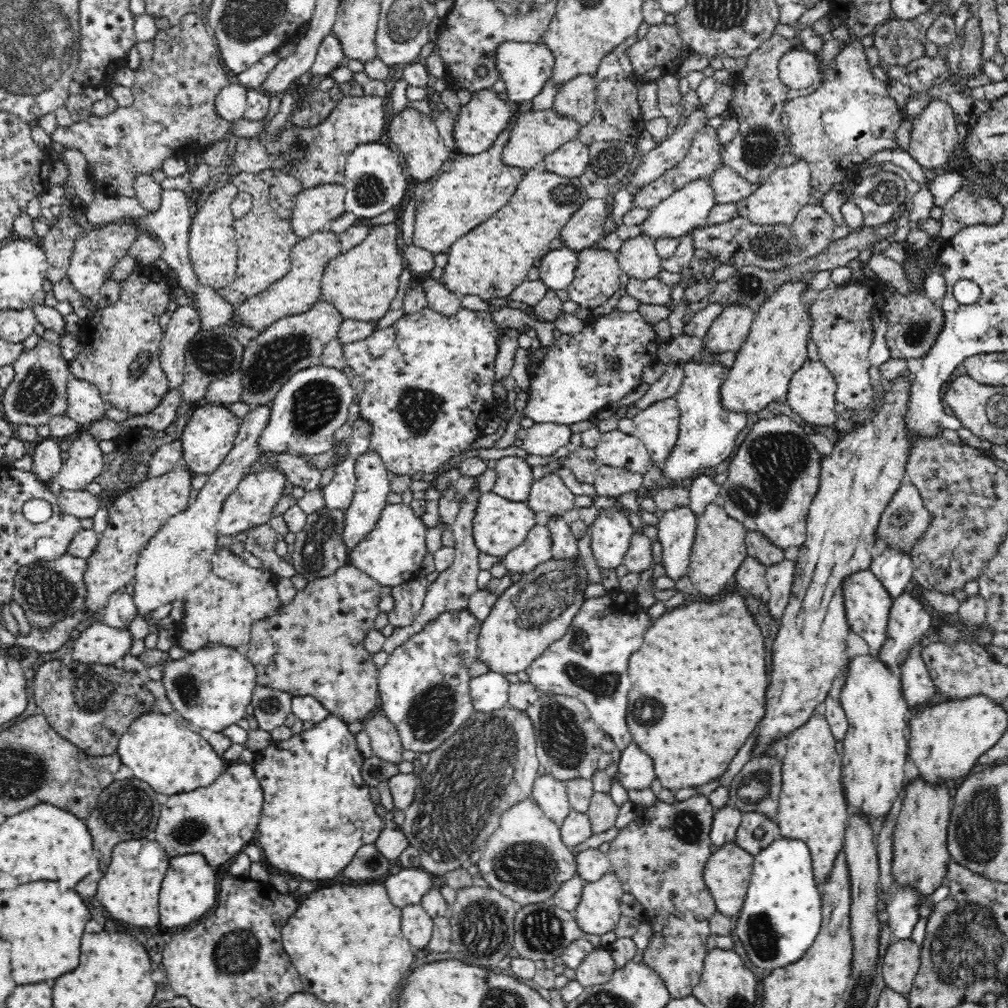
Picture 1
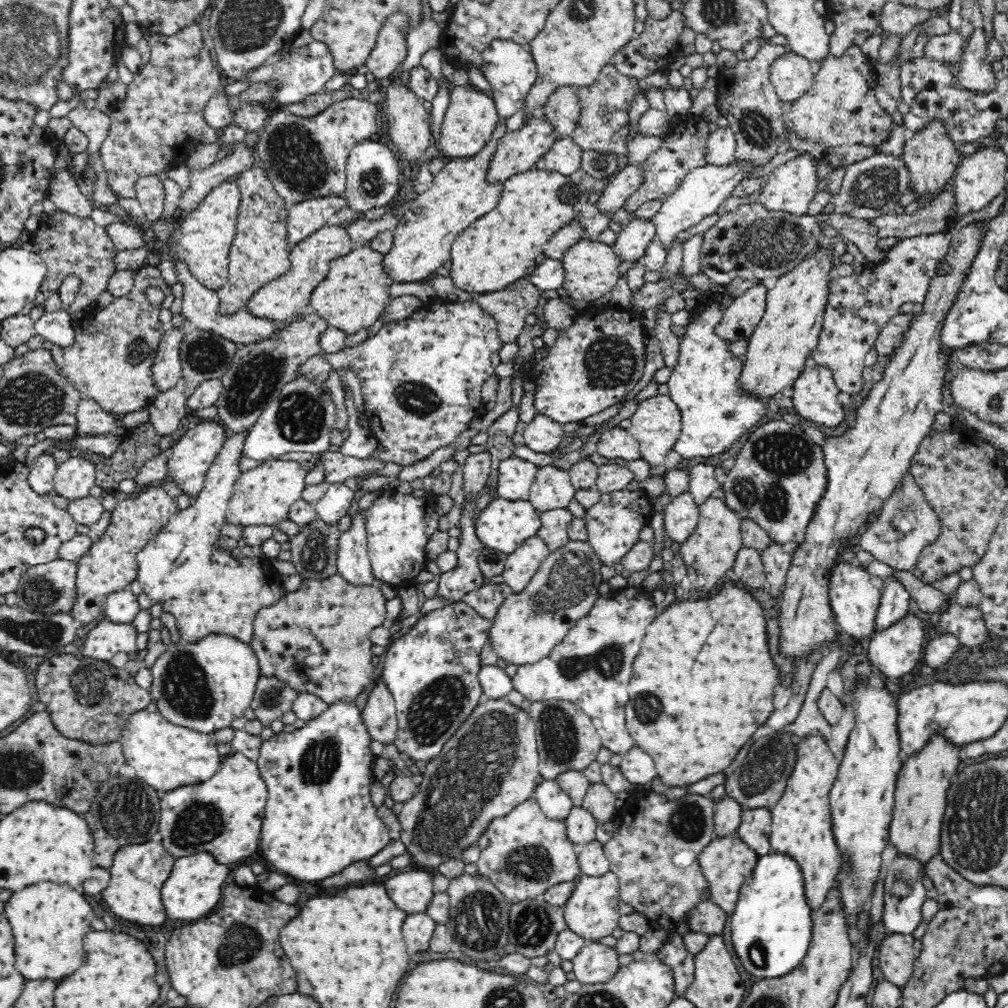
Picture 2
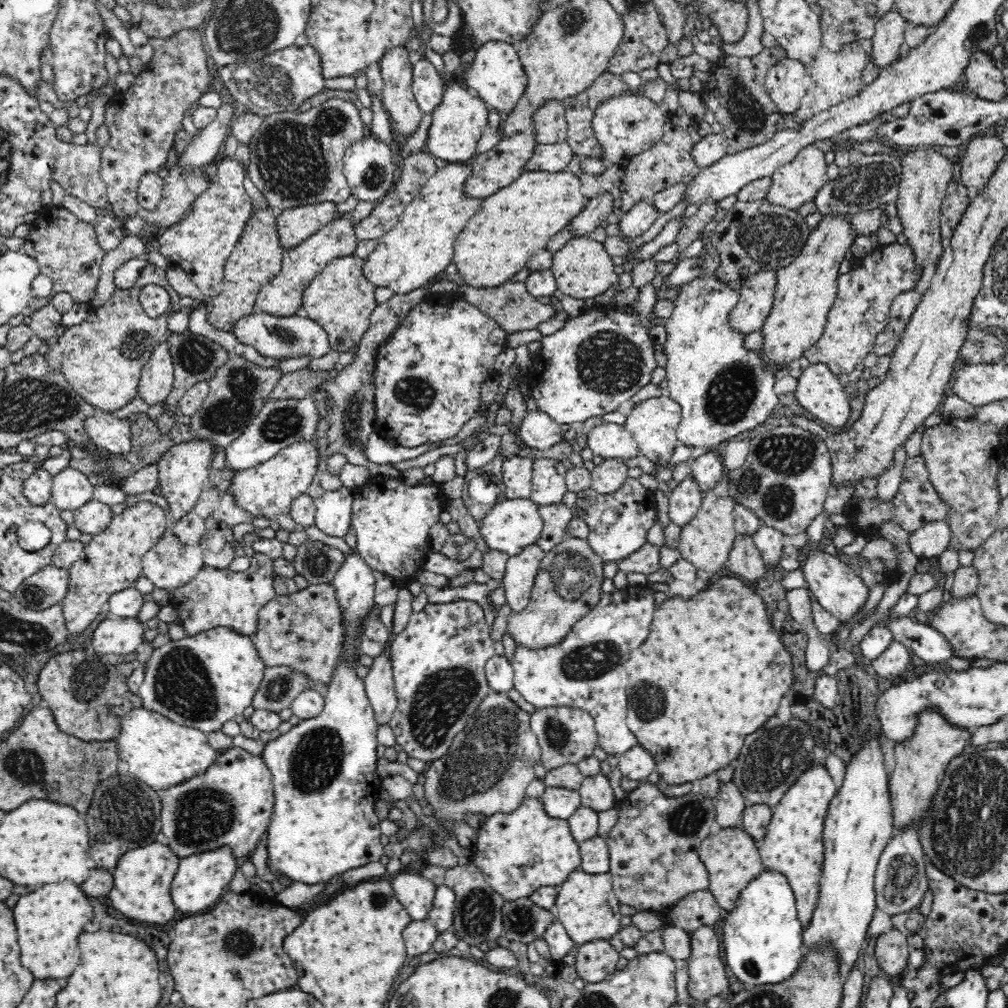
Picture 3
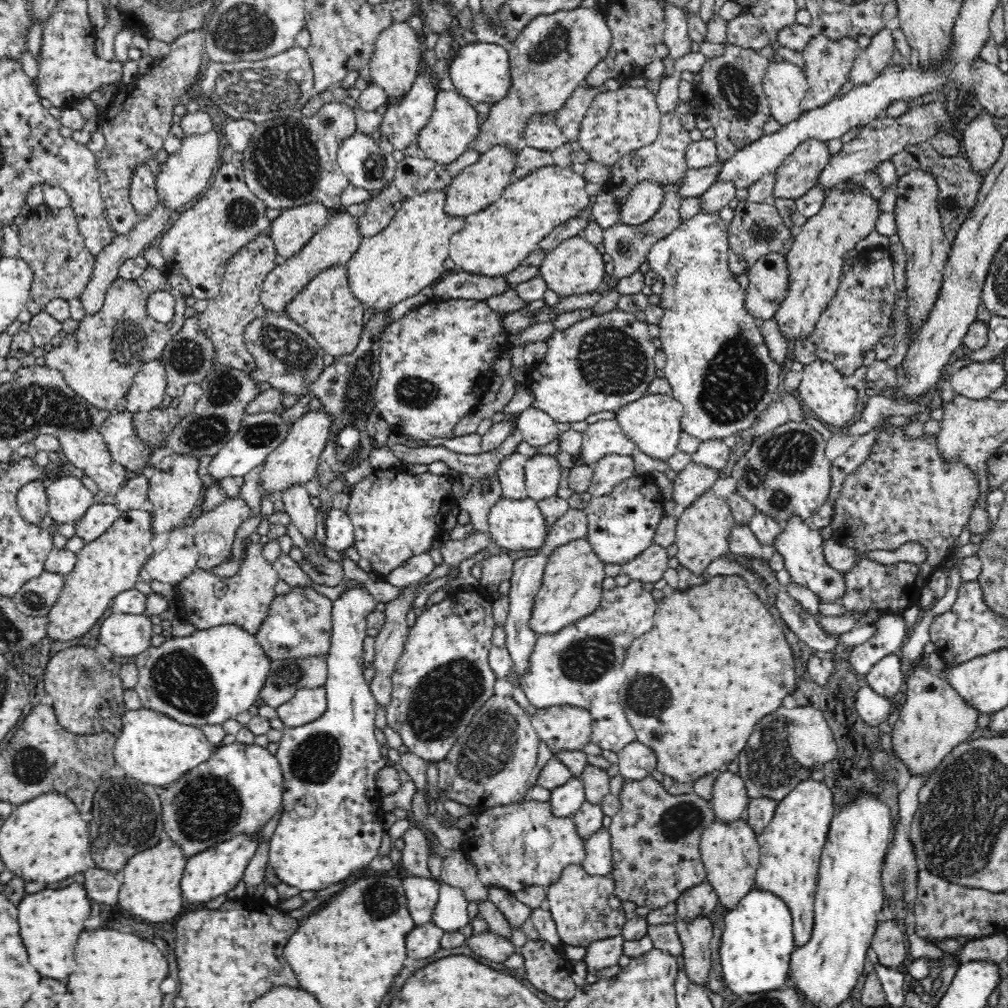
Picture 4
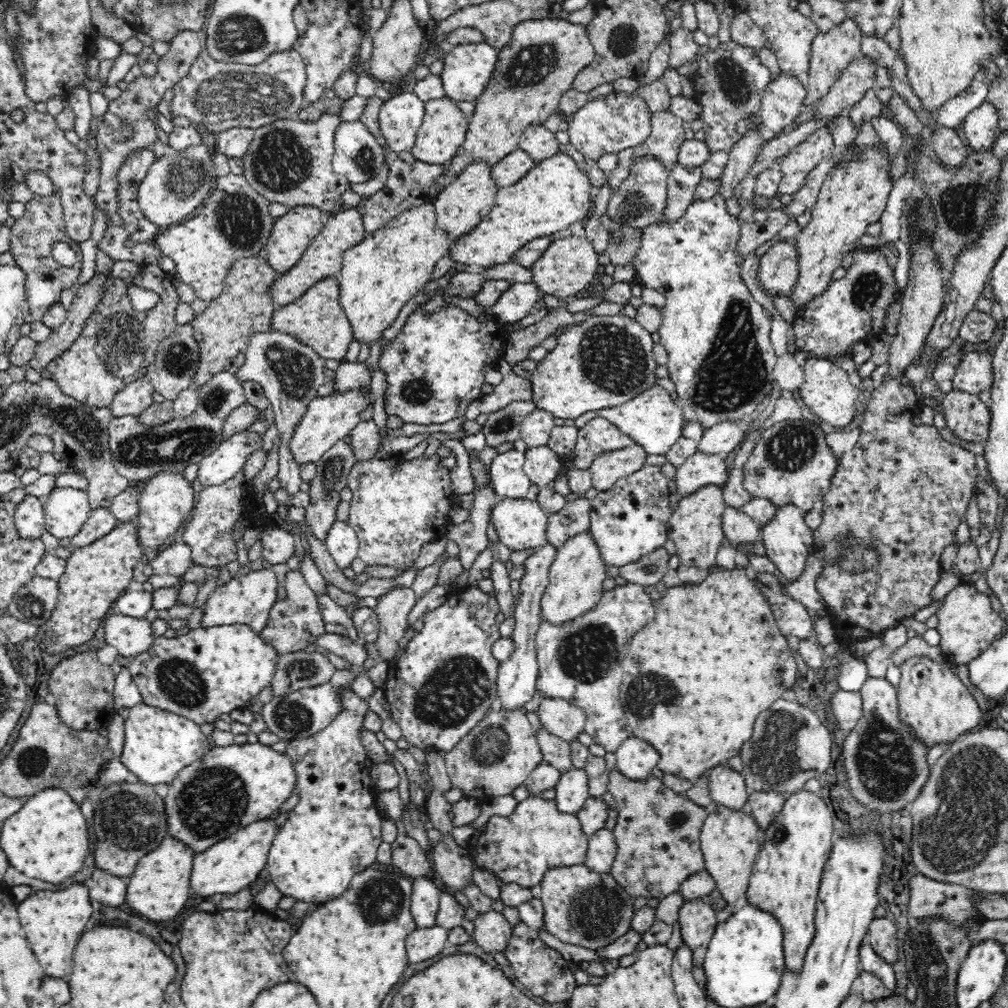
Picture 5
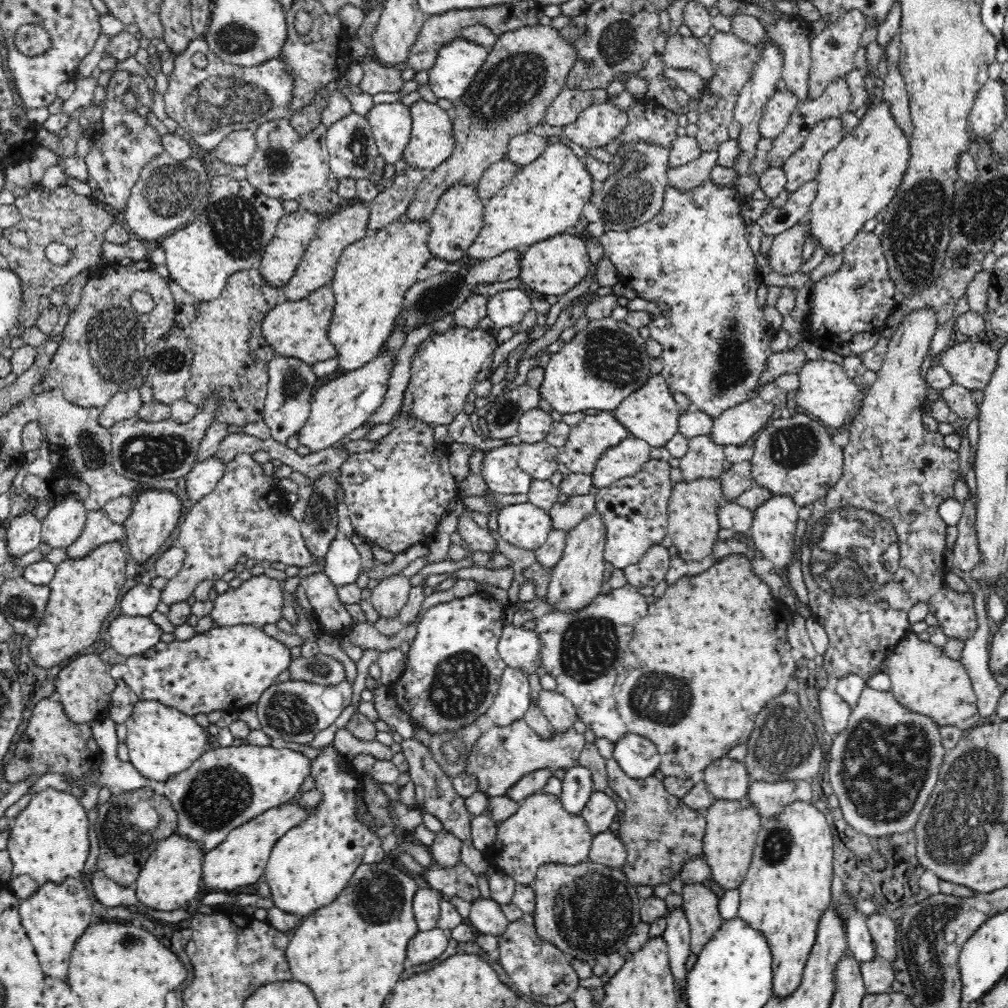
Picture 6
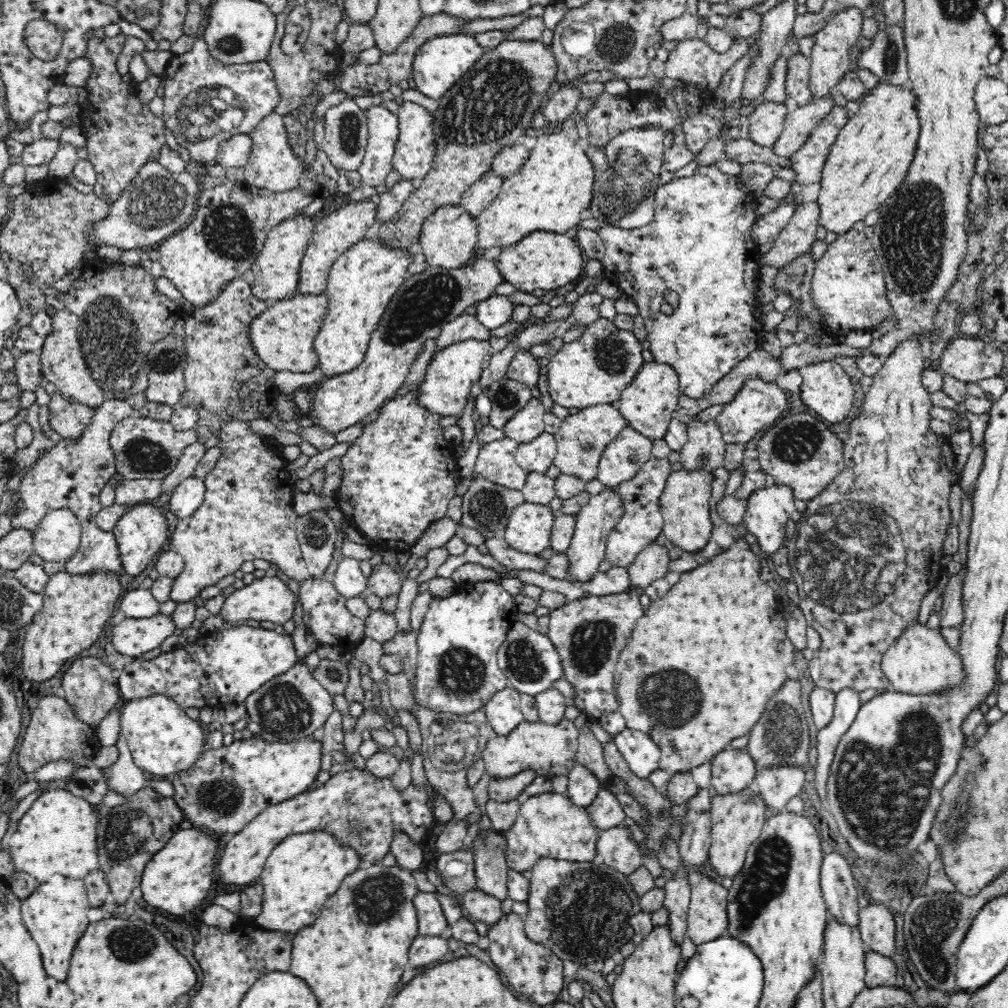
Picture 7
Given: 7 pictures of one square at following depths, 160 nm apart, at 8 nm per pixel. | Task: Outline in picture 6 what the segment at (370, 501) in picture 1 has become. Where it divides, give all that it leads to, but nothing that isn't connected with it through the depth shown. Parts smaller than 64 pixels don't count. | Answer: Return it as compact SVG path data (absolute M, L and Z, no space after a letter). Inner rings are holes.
M333 745L324 747L316 758L311 758L309 775L315 778L315 787L322 790L323 800L310 818L283 834L271 850L264 872L265 882L271 890L273 906L283 912L306 918L314 910L328 906L360 865L384 860L382 841L356 817L360 773L351 772L346 762L349 760Z

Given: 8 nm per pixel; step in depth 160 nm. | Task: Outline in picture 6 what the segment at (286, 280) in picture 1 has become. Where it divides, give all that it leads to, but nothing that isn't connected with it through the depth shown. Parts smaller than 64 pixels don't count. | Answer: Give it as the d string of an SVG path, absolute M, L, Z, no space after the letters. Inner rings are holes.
M361 202L356 205L342 205L338 212L332 213L328 218L321 219L318 222L314 238L305 250L304 256L292 278L284 287L284 294L288 300L302 300L321 286L328 286L332 282L335 266L338 264L342 251L349 244L366 236L369 214L369 205Z

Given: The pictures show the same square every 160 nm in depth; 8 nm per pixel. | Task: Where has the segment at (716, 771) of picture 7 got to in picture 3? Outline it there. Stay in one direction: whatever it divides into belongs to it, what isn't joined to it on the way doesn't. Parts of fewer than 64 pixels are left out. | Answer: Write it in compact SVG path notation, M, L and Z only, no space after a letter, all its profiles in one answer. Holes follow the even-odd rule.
M733 780L730 784L721 782L714 802L717 828L733 828L742 825L746 800Z

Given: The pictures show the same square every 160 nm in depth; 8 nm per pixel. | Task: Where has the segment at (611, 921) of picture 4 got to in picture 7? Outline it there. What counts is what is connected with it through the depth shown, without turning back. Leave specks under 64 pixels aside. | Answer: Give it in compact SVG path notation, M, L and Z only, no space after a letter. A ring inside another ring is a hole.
M544 857L527 873L529 877L528 912L525 933L530 940L546 945L558 958L585 964L588 961L604 961L614 956L622 944L632 940L634 929L629 920L641 911L639 897L625 874L604 864L601 860L578 863Z

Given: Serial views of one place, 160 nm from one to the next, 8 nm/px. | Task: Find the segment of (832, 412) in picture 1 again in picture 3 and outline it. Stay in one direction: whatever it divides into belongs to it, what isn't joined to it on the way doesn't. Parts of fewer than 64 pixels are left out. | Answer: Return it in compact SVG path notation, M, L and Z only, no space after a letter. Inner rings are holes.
M822 362L810 363L798 378L795 396L802 408L830 426L844 426L850 418L850 401L838 376Z

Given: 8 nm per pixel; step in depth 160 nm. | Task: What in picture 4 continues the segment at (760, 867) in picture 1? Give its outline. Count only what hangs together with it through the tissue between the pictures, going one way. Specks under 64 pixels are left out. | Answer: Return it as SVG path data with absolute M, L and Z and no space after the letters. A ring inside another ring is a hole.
M752 889L742 898L738 906L728 910L723 919L724 928L718 955L721 964L720 973L726 986L738 997L744 993L758 994L782 988L786 984L790 956L794 950L792 917L790 917L790 909L786 908L786 903L776 895Z

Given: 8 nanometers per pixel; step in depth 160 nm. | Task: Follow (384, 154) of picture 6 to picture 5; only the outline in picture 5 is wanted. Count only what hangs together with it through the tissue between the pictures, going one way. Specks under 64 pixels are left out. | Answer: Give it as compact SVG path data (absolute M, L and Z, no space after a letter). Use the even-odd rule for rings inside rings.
M398 92L390 100L384 101L379 113L379 134L383 136L386 147L396 152L410 151L414 146L418 128L422 125L425 114L425 102L418 96Z

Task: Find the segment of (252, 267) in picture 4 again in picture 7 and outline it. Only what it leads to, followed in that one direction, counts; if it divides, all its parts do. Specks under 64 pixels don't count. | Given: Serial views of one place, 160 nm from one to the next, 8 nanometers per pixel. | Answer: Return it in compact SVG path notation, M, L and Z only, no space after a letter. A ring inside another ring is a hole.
M247 277L231 280L210 304L199 306L192 314L185 316L184 348L186 364L184 366L184 392L180 396L178 406L192 407L198 411L199 419L194 427L196 440L204 443L224 426L224 422L232 420L251 421L268 419L272 408L275 408L274 388L275 372L266 367L254 353L250 343L250 324L259 314L266 310L264 301L254 297Z

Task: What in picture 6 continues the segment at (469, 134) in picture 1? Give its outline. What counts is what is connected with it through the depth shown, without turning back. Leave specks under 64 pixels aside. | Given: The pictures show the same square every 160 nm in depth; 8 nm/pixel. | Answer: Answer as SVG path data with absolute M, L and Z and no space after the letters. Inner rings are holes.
M416 101L409 107L412 118L412 129L408 144L402 152L402 158L407 166L420 170L434 169L442 164L454 150L453 122L449 112L442 110L435 103Z

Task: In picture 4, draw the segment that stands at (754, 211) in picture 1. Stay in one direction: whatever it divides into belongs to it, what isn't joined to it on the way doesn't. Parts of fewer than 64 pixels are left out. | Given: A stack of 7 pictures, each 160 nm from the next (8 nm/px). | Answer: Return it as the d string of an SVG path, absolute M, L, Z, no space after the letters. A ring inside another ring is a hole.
M808 138L782 161L775 172L773 197L801 198L817 186L820 172L830 160L828 145L822 140Z

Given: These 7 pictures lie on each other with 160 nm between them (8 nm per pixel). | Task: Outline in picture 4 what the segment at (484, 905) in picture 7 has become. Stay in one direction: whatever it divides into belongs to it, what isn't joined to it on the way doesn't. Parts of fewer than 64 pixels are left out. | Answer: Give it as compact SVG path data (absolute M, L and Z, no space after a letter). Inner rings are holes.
M491 929L472 934L465 942L476 951L476 954L498 963L504 962L512 952L515 952L514 943L510 938L504 938Z

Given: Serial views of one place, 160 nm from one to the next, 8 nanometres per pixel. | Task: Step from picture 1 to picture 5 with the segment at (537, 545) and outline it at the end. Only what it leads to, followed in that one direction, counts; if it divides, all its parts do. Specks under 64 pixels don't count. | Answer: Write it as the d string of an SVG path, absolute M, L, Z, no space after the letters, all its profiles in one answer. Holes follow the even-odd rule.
M547 543L536 552L528 556L524 567L526 567L526 575L520 581L520 589L522 596L515 598L515 628L511 637L515 642L514 652L510 658L504 660L500 664L497 676L497 696L501 702L501 709L522 709L527 702L535 695L536 681L539 676L539 665L535 649L536 632L542 620L541 616L541 599L545 589L549 584L549 574L554 560L556 560L558 549L556 546Z

